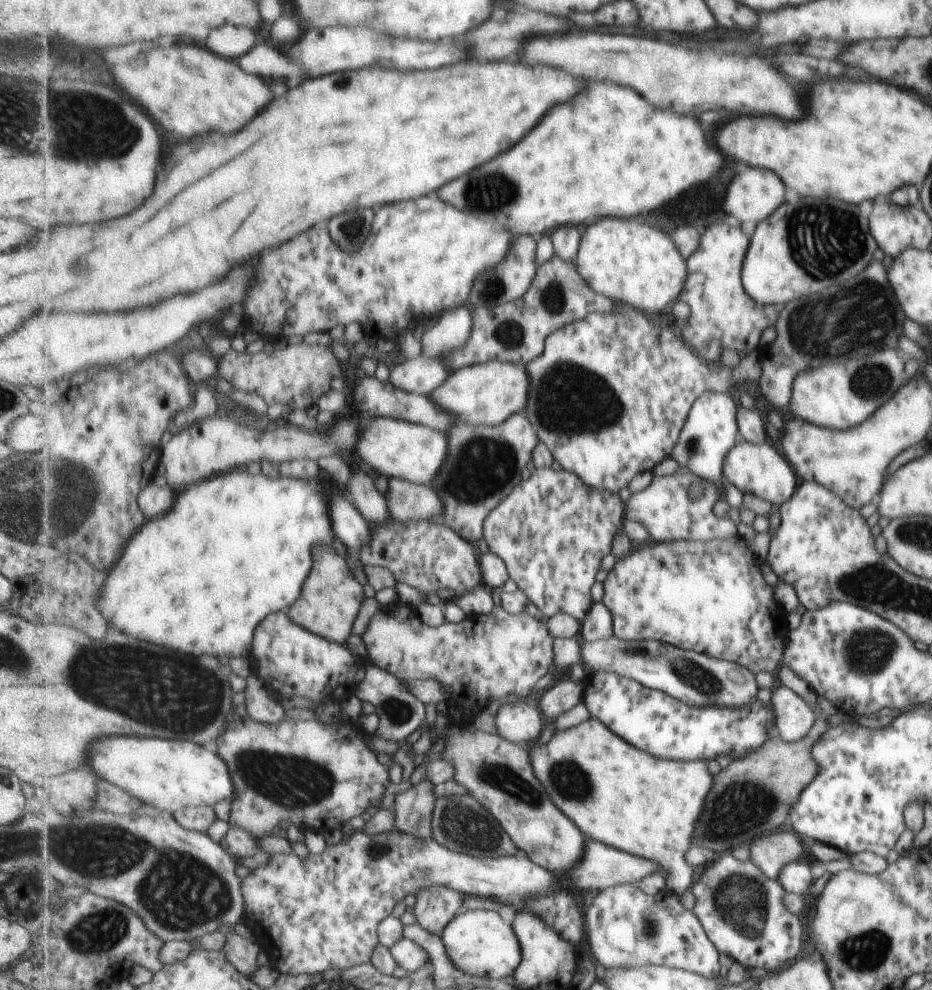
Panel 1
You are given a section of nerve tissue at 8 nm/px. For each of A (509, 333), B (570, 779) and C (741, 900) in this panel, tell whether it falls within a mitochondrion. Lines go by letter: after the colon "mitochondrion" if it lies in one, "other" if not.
A: mitochondrion
B: mitochondrion
C: mitochondrion

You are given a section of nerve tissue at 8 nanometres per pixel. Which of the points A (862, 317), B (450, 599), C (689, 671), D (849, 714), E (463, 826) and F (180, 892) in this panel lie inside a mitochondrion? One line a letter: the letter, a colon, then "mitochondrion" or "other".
A: mitochondrion
B: other
C: mitochondrion
D: other
E: mitochondrion
F: mitochondrion

